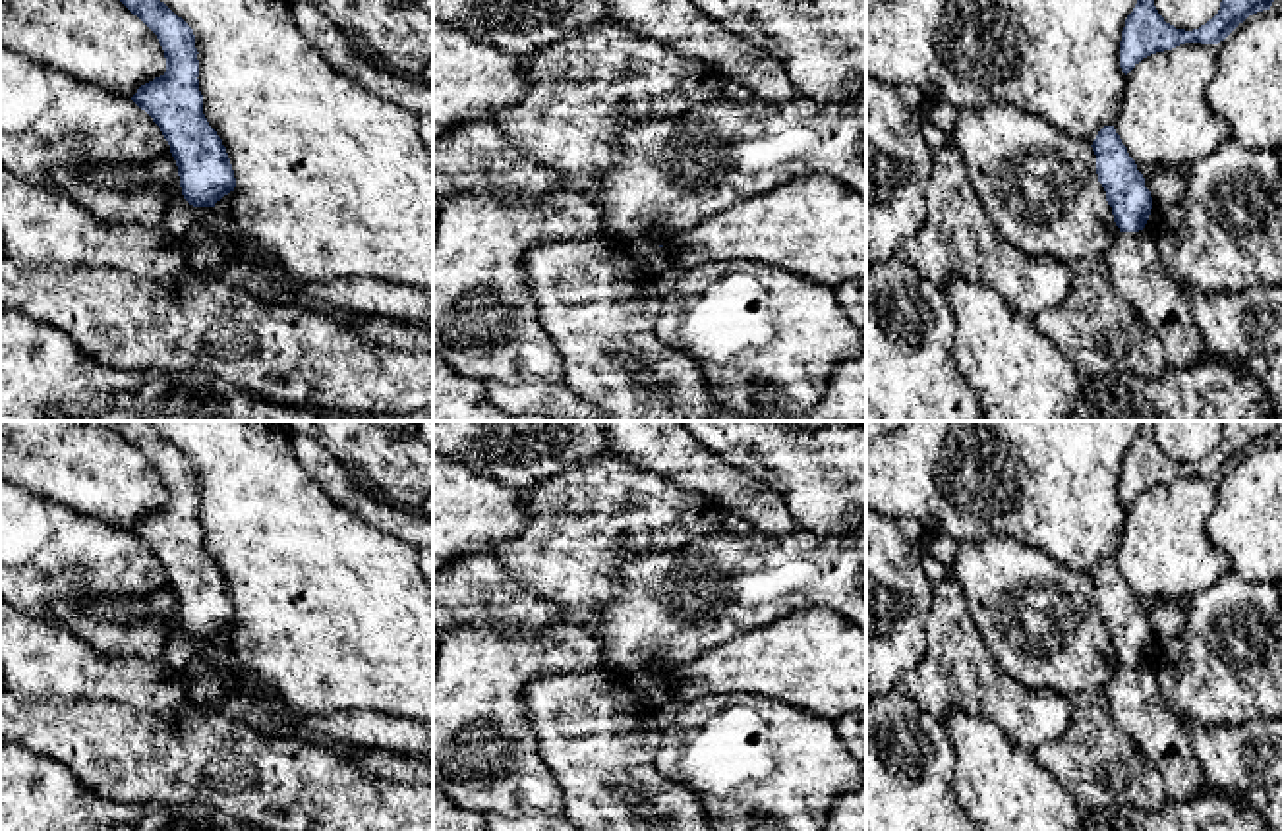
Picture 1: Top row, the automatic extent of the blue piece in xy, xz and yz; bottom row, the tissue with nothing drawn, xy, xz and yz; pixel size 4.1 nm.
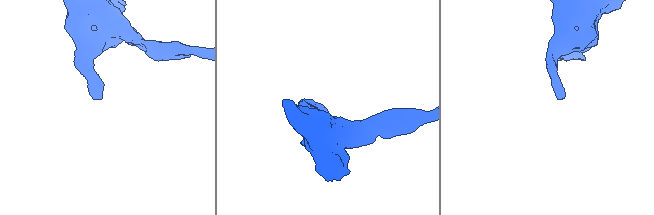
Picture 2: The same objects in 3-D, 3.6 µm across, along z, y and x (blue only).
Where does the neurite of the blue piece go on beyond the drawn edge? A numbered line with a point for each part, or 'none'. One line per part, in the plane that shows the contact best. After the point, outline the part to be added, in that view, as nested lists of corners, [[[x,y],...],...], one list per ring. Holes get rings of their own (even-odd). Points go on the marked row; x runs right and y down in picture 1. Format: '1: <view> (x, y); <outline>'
none

